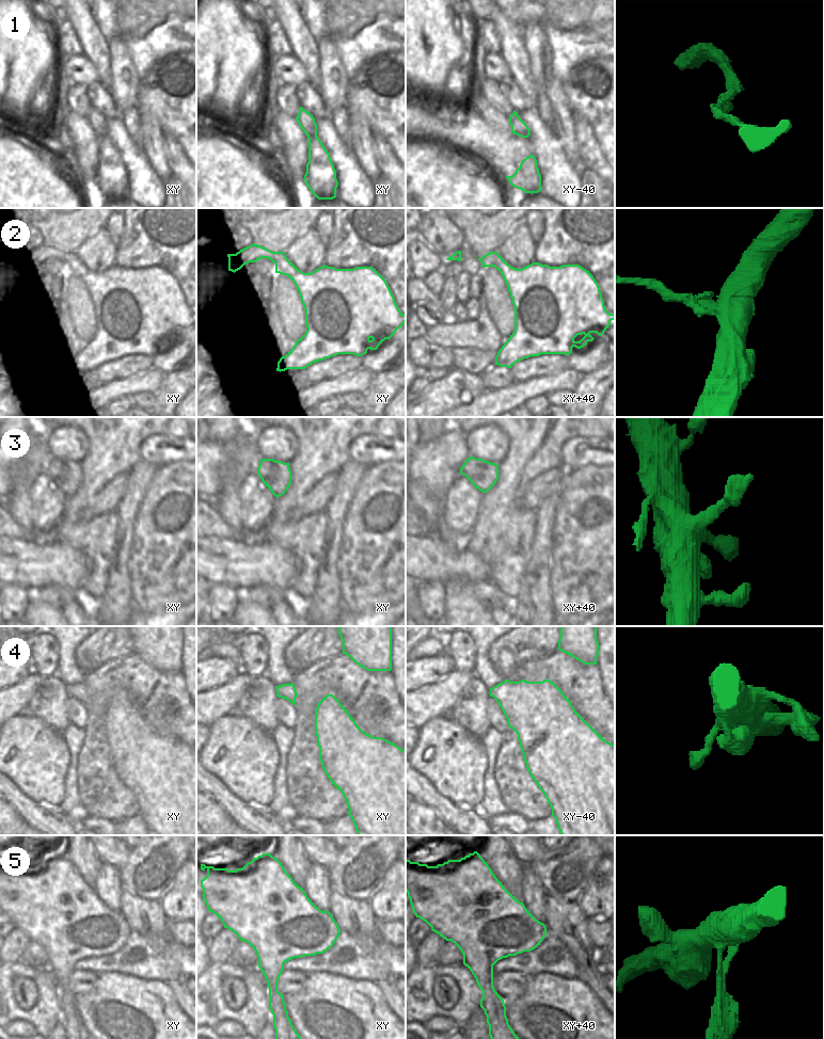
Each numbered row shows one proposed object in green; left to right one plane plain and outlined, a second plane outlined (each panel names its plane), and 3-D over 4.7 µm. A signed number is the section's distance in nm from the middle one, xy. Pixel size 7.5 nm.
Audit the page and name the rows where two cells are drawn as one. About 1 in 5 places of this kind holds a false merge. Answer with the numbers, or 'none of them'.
1, 2

